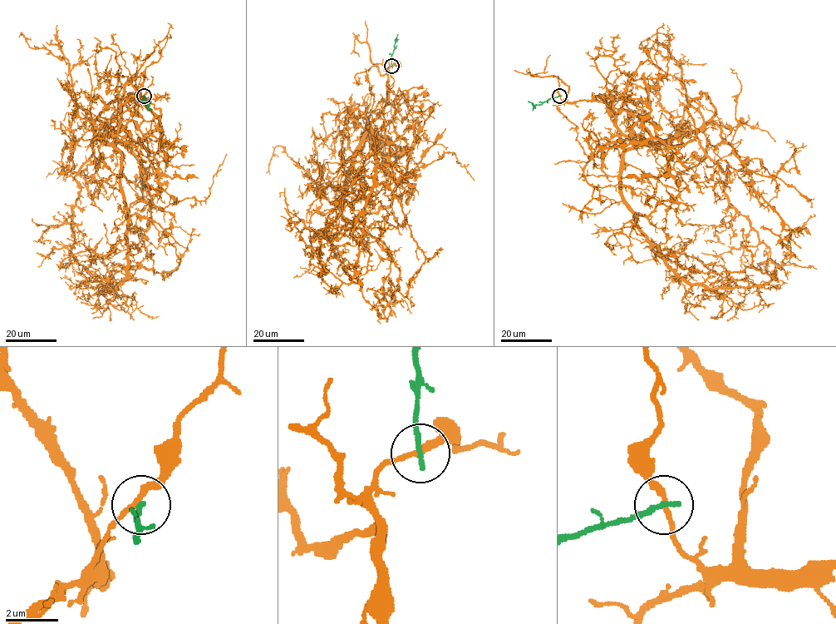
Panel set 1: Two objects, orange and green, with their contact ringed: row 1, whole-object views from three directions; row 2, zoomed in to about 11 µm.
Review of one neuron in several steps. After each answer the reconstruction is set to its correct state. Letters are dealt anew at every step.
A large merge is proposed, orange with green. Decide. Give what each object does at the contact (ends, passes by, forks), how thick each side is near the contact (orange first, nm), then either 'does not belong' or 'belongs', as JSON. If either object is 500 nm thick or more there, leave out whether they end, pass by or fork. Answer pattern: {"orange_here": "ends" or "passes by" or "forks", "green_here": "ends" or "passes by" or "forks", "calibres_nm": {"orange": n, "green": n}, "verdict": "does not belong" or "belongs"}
{"orange_here": "passes by", "green_here": "ends", "calibres_nm": {"orange": 220, "green": 220}, "verdict": "does not belong"}

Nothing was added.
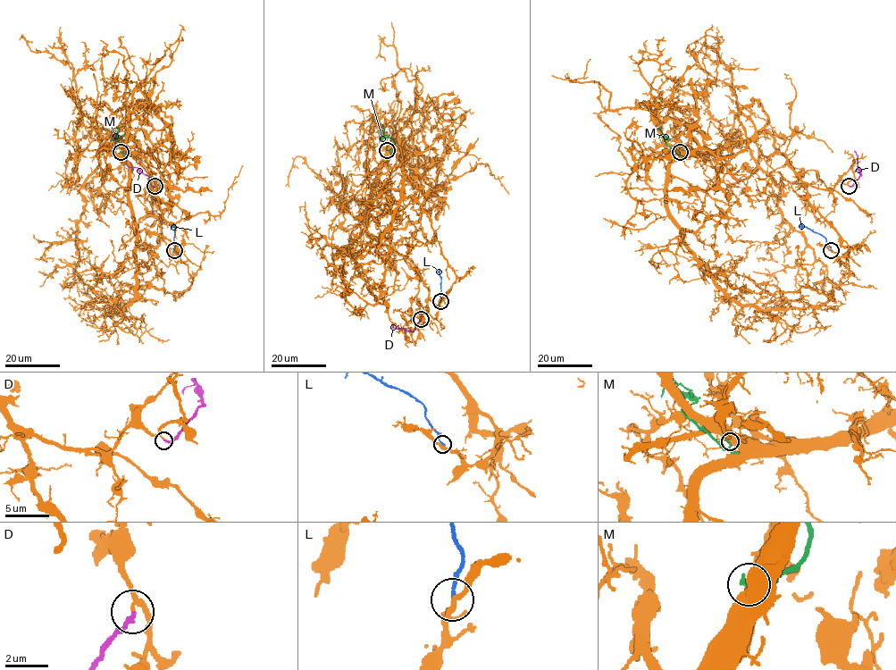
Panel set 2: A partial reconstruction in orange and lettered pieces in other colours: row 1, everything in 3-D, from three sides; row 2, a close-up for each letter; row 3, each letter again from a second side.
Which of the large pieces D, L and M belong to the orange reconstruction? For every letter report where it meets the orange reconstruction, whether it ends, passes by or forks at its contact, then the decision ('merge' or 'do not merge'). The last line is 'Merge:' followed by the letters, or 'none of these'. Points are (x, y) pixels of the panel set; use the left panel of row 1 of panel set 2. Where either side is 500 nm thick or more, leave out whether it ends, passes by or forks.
D: contact (154, 186); it ends; do not merge
L: contact (174, 250); it ends; merge
M: contact (121, 152); do not merge
Merge: L

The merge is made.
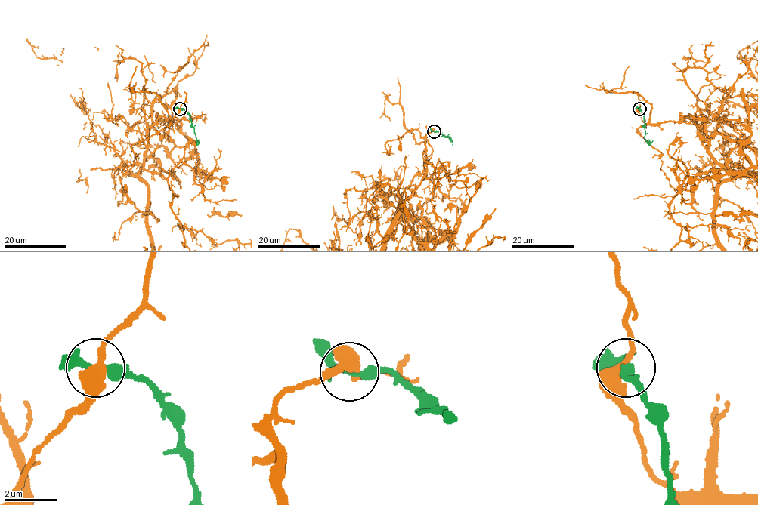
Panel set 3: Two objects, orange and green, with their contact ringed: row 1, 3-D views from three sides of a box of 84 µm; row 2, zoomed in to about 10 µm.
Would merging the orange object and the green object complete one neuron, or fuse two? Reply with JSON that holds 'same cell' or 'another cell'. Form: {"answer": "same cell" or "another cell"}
{"answer": "another cell"}

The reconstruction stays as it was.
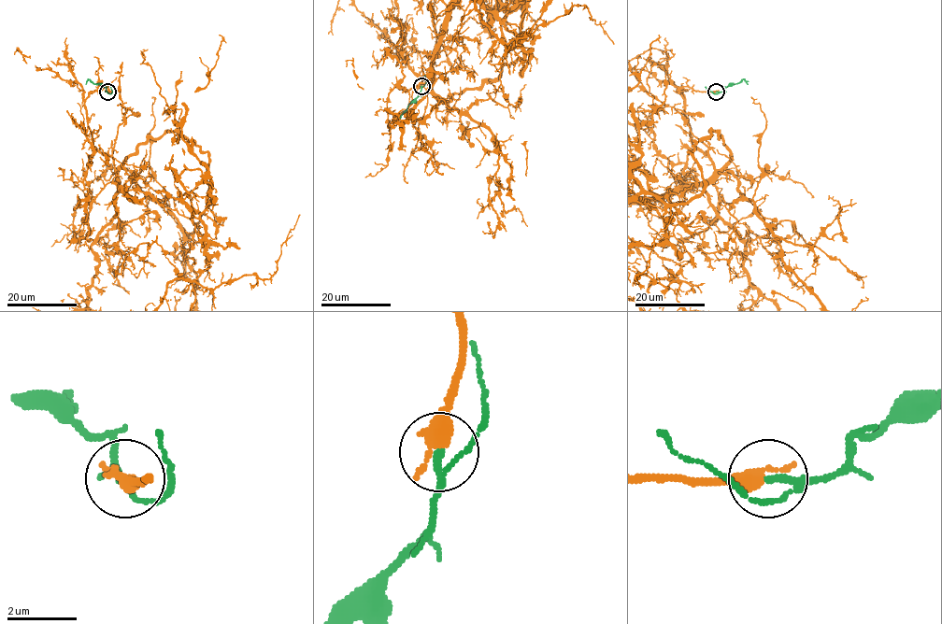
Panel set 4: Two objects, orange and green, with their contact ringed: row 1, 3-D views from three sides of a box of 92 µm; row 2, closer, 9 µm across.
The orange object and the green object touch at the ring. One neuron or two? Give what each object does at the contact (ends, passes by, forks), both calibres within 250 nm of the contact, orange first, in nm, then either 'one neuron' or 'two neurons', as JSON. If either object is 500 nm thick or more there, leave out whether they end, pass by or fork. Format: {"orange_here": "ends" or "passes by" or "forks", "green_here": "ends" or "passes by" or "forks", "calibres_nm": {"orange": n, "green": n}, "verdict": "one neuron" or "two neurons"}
{"orange_here": "passes by", "green_here": "passes by", "calibres_nm": {"orange": 320, "green": 150}, "verdict": "one neuron"}

